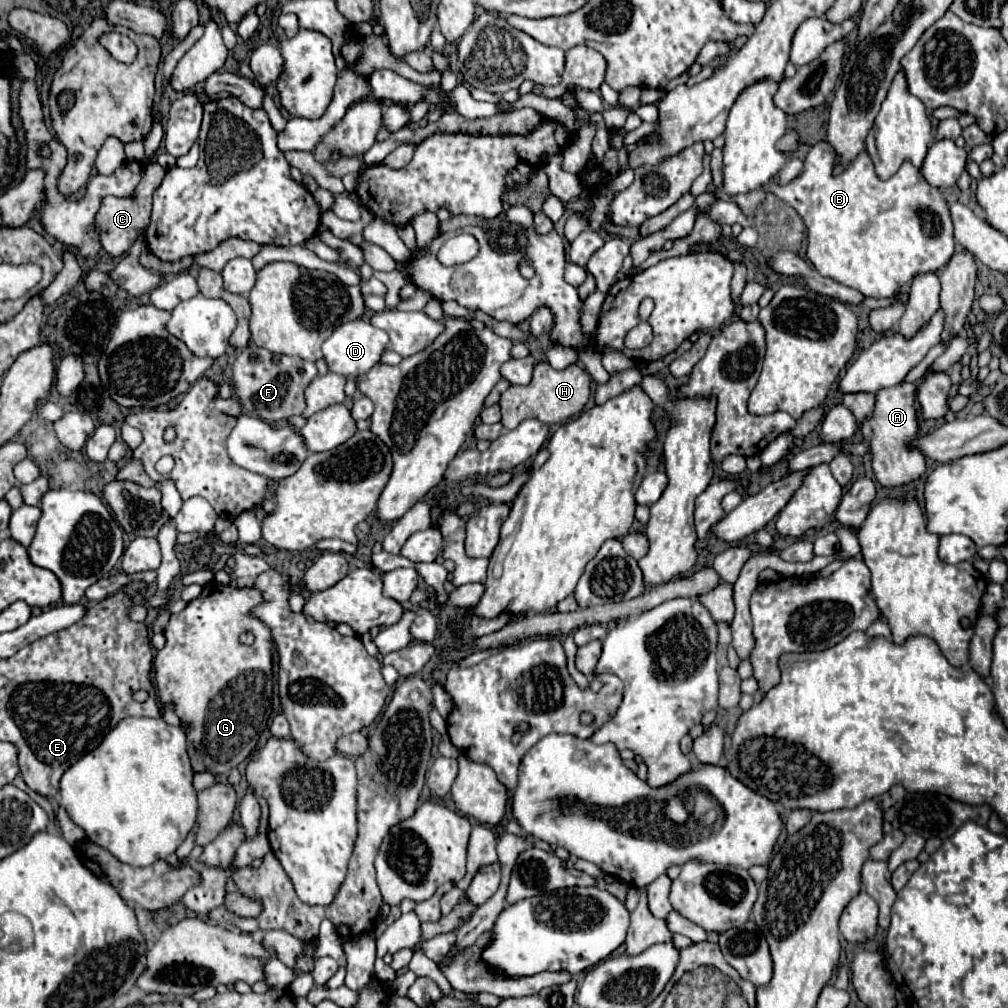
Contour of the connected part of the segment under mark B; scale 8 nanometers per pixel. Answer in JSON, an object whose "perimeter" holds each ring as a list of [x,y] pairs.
{"perimeter":[[[818,141],[812,145],[804,159],[804,169],[788,185],[778,189],[780,199],[796,209],[804,219],[808,229],[808,251],[806,257],[812,261],[814,269],[832,277],[834,281],[860,291],[866,297],[892,297],[896,289],[910,283],[916,273],[938,271],[944,267],[944,261],[954,253],[954,227],[946,201],[946,193],[938,187],[932,187],[910,161],[904,161],[902,167],[886,181],[878,179],[874,163],[864,149],[840,175],[834,175],[836,151],[828,141]]]}

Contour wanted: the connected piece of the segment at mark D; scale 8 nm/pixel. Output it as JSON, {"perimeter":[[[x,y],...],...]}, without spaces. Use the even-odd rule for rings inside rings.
{"perimeter":[[[354,319],[354,321],[340,325],[322,343],[322,355],[324,355],[324,361],[328,365],[328,371],[344,375],[344,377],[350,377],[350,375],[360,377],[368,369],[372,369],[372,365],[376,365],[380,361],[380,355],[384,353],[386,345],[388,345],[388,333],[384,333],[382,329],[374,327],[372,323],[368,323],[364,319]]]}

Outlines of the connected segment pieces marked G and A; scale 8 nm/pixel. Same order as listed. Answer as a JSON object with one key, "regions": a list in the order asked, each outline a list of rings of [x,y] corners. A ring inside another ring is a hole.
{"regions":[[[[216,581],[204,585],[202,593],[198,599],[190,601],[186,605],[184,611],[180,613],[174,613],[164,629],[164,637],[166,637],[166,645],[164,649],[160,649],[154,657],[154,677],[156,677],[156,691],[158,691],[158,699],[162,705],[166,703],[172,703],[174,705],[174,713],[180,717],[180,723],[188,725],[188,739],[192,741],[192,745],[196,747],[196,755],[198,755],[198,761],[204,765],[206,771],[210,771],[212,775],[228,775],[230,769],[238,767],[248,755],[250,751],[256,747],[258,743],[258,737],[260,733],[266,729],[268,725],[268,719],[272,715],[272,639],[270,639],[270,633],[268,633],[268,627],[266,625],[260,625],[260,621],[256,621],[254,617],[248,617],[252,605],[258,605],[260,603],[260,593],[256,593],[256,589],[252,587],[244,587],[244,589],[236,589],[236,587],[230,587],[230,585],[220,585]],[[244,631],[250,631],[254,635],[254,643],[252,645],[242,645],[240,643],[240,635]]],[[[902,381],[894,387],[880,389],[876,393],[876,405],[872,413],[862,423],[862,435],[870,443],[874,475],[884,487],[898,487],[916,481],[926,469],[924,455],[918,447],[912,447],[920,435],[916,383]]]]}

